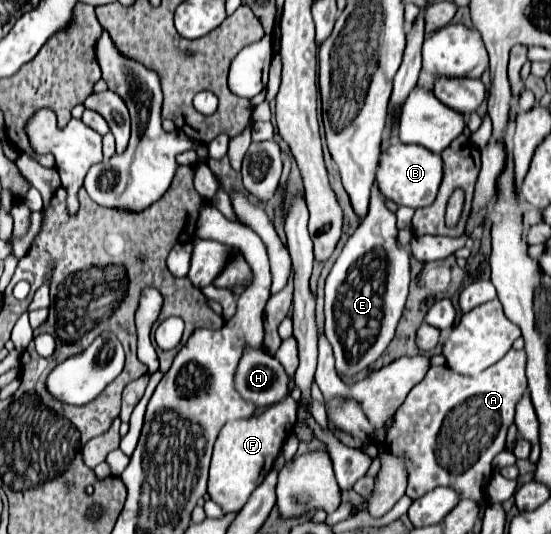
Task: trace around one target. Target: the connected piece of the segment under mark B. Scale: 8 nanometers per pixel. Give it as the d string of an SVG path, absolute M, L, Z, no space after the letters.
M394 142L380 154L376 186L384 198L396 202L398 206L410 206L410 208L430 206L430 202L434 202L436 198L440 182L442 182L442 158L422 146Z

